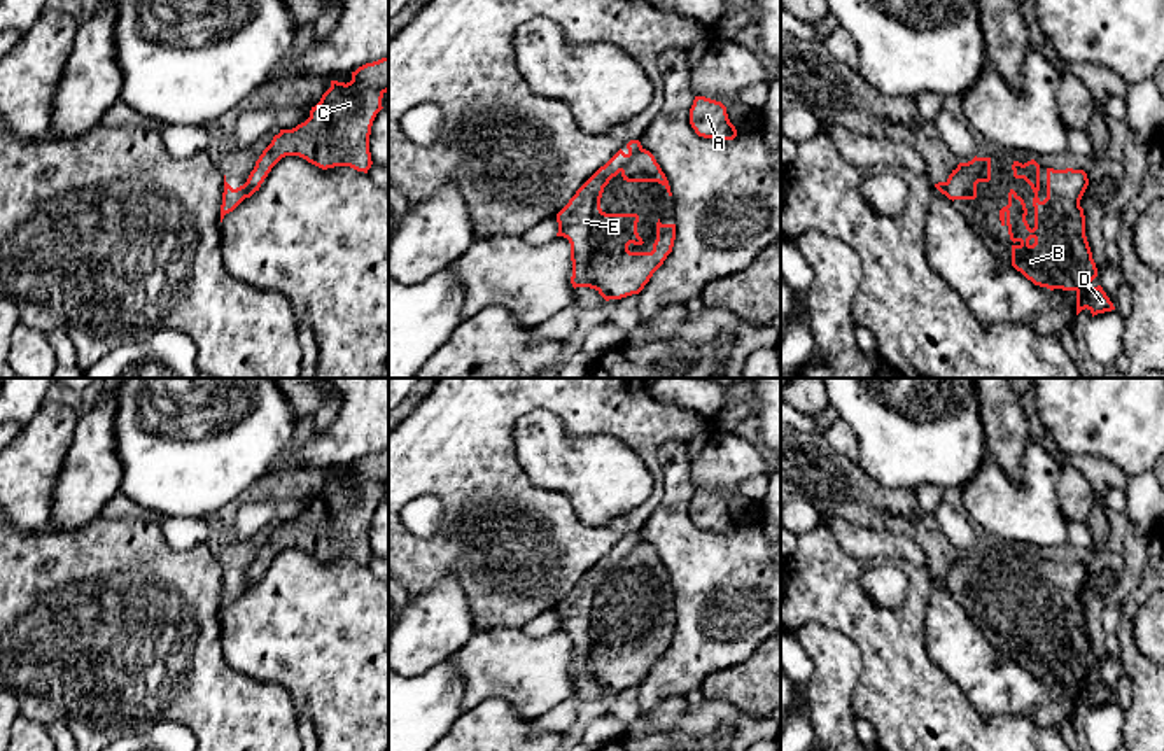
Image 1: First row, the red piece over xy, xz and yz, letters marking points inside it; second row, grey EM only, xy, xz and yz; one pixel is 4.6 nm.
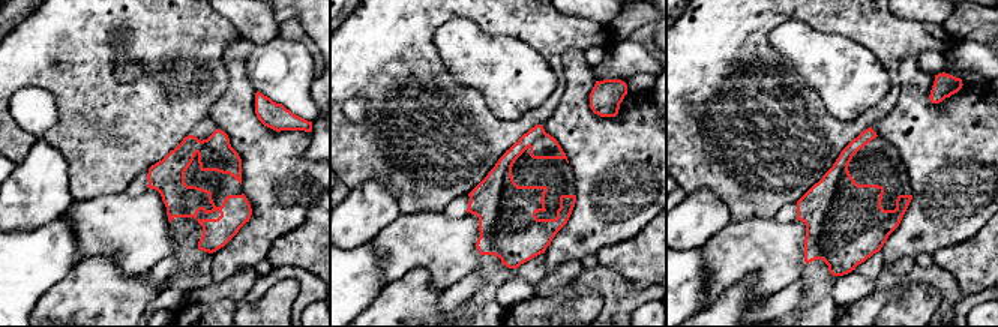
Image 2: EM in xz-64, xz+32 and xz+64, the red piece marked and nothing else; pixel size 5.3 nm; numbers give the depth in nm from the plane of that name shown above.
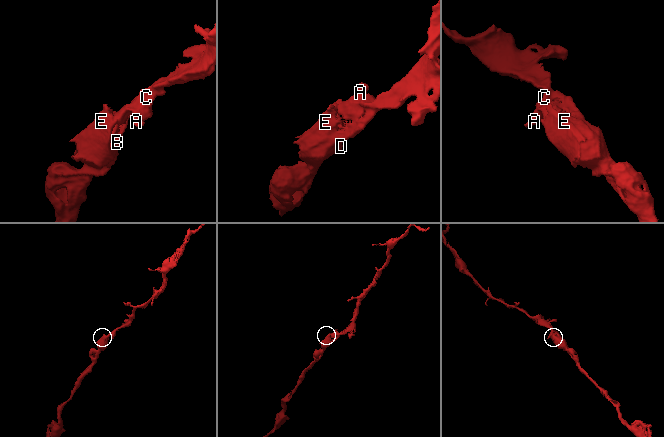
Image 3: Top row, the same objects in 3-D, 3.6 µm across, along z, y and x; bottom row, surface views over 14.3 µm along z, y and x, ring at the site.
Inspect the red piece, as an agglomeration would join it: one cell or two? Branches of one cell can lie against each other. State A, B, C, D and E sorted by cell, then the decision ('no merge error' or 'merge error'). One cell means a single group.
groups A B C D E; no merge error

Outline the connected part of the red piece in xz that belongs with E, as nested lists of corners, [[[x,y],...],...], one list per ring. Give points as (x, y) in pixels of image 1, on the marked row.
[[[639,140],[627,144],[600,166],[557,214],[558,233],[571,243],[572,287],[595,289],[606,301],[639,294],[653,273],[672,252],[676,224],[656,222],[651,252],[630,252],[628,245],[642,245],[637,233],[637,214],[606,214],[600,208],[604,187],[618,173],[627,182],[658,182],[669,196],[670,186]]]

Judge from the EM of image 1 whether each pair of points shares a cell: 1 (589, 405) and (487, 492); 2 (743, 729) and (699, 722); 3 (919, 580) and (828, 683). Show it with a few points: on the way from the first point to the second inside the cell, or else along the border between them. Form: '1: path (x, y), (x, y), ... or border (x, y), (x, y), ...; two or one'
1: path (550, 398), (525, 398), (487, 436), (487, 454); one
2: path (732, 718), (709, 718); one
3: border (825, 625), (846, 634), (860, 652), (855, 690); two

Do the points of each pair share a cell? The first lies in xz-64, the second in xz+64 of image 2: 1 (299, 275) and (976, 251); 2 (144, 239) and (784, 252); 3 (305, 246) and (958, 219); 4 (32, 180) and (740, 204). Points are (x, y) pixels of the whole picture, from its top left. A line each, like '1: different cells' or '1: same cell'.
1: different cells
2: same cell
3: different cells
4: different cells

